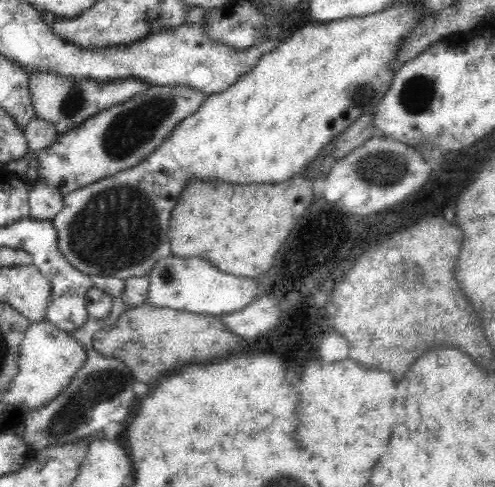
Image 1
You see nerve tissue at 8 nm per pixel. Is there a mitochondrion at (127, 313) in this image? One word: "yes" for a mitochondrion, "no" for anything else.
no

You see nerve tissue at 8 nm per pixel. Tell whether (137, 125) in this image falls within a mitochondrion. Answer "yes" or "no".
yes

